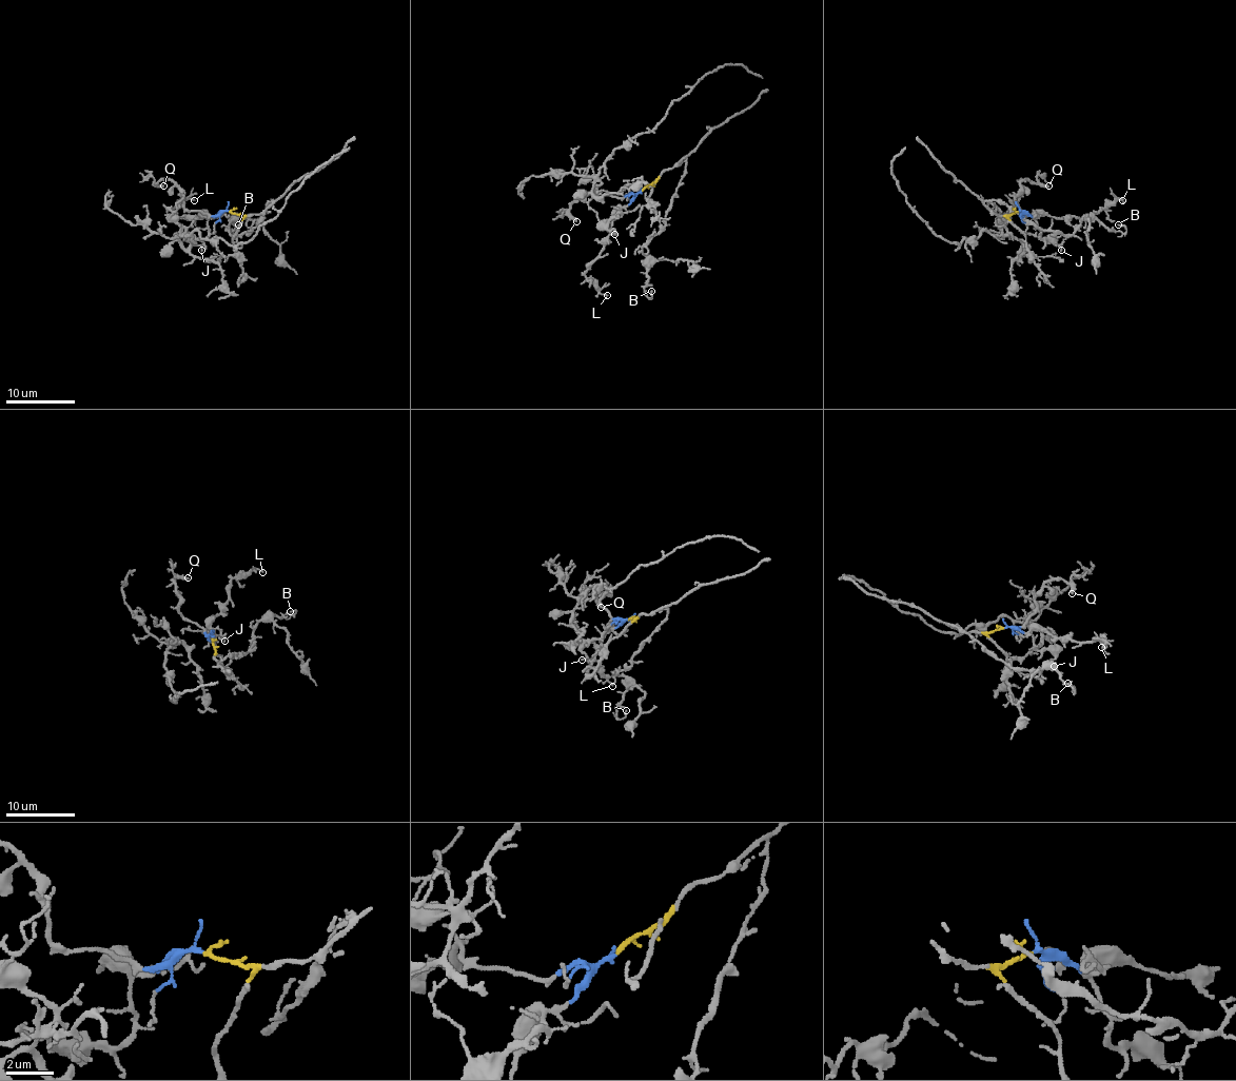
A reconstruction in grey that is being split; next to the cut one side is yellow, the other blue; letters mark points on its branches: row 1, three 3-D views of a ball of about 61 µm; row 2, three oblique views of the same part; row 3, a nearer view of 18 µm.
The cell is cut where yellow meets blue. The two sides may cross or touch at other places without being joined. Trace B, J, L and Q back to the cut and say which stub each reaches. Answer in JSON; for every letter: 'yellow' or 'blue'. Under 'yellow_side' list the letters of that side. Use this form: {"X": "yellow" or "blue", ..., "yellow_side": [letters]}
{"B": "yellow", "J": "blue", "L": "blue", "Q": "blue", "yellow_side": ["B"]}

